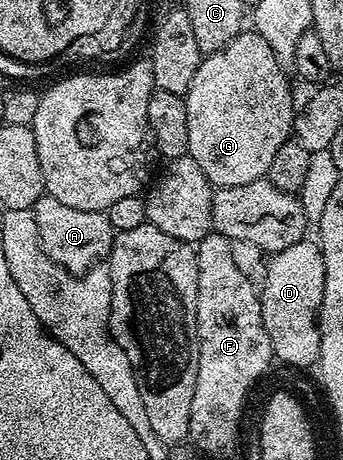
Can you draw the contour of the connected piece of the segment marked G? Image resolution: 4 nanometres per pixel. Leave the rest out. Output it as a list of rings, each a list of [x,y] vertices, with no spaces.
[[[241,30],[224,48],[205,55],[186,93],[186,122],[190,130],[188,155],[198,162],[202,173],[216,188],[232,188],[267,177],[278,146],[294,132],[293,85],[288,85],[270,42],[261,32]]]

